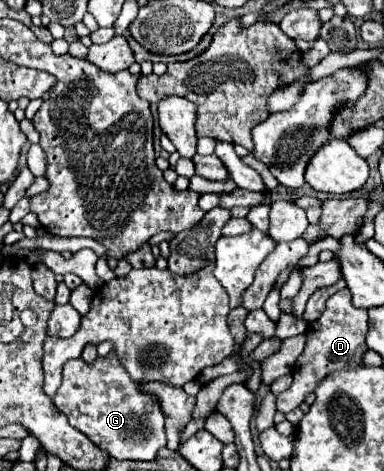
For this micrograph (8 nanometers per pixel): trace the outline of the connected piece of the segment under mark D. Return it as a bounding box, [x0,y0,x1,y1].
[276,289,368,413]

